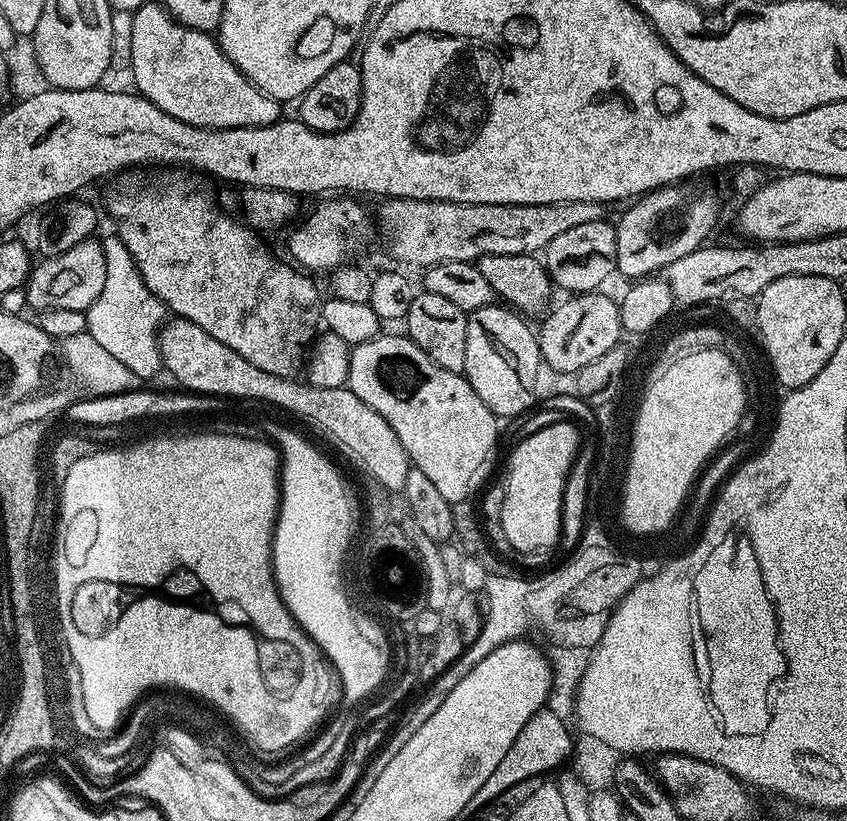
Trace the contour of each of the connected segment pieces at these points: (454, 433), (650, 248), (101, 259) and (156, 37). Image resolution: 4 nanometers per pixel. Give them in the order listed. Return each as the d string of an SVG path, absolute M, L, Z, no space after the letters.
M381 334L370 342L355 345L351 349L346 384L362 402L366 402L366 406L378 410L378 414L386 418L394 434L398 434L398 442L402 442L409 461L434 482L435 489L450 505L471 501L471 496L487 482L496 460L496 439L500 436L497 416L482 398L478 398L461 373L442 370L442 366L435 364L407 335Z
M688 186L658 188L627 205L628 210L615 221L616 272L628 278L648 278L665 270L672 262L696 251L707 241L720 204L712 192Z
M93 238L78 242L78 246L70 246L70 250L59 252L56 256L48 256L37 263L28 274L27 307L36 308L37 313L58 310L71 312L88 311L91 304L102 293L105 283L106 261L103 246L99 239Z
M146 2L131 13L130 20L132 33L128 36L128 60L132 63L135 91L158 106L158 110L196 128L257 128L270 126L281 119L281 101L255 88L238 70L238 66L234 66L230 58L226 58L215 35L184 27L160 2Z

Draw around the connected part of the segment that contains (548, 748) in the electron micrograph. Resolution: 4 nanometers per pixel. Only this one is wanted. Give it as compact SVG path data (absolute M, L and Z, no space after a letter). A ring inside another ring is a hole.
M547 706L541 708L534 714L534 718L530 718L530 722L526 722L526 726L522 726L522 732L518 734L518 738L514 738L514 746L510 746L510 750L506 750L506 758L498 762L498 770L494 770L490 778L486 778L484 792L490 794L496 802L503 793L500 788L504 791L510 790L510 786L515 786L526 778L544 778L547 777L547 772L552 772L555 768L563 769L563 764L567 765L573 755L574 736L568 733L568 728L569 725L553 714ZM494 780L496 788L493 787Z

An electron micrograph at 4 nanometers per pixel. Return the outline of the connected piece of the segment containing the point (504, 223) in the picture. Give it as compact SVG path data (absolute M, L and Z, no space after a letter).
M397 200L383 201L378 216L378 232L388 243L388 252L396 260L409 264L412 268L425 270L438 263L478 262L486 254L526 254L536 256L558 234L571 230L573 226L583 226L586 222L605 219L605 205L598 202L550 202L549 204L455 204L445 200Z

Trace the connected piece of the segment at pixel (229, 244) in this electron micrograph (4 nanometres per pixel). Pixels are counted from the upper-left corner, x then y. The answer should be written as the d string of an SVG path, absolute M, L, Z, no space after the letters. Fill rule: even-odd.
M136 170L119 173L120 196L109 202L108 212L116 223L115 235L132 255L145 285L164 303L169 313L202 326L202 330L218 338L222 346L230 346L230 350L242 354L246 362L254 362L258 370L275 376L295 377L296 371L305 367L306 357L322 324L322 295L312 281L315 279L291 263L276 264L253 229L225 214L218 204L216 209L215 202L206 193L188 188L186 181L160 180L155 188L138 173Z

